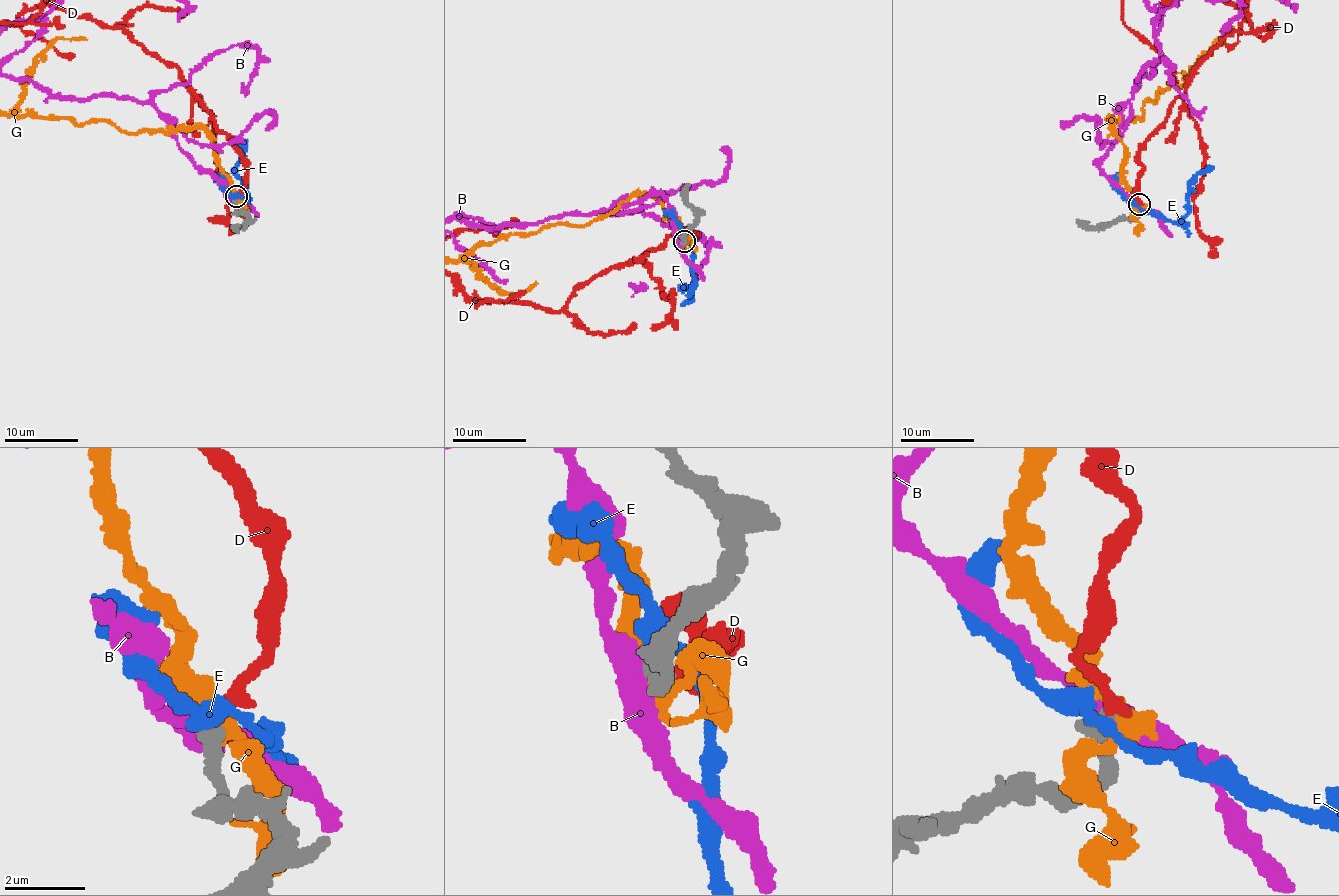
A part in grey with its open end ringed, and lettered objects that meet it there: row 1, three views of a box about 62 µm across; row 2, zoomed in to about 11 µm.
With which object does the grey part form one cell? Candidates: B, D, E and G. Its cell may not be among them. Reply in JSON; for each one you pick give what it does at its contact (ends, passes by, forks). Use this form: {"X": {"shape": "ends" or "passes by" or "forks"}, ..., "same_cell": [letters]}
{"D": {"shape": "ends"}, "same_cell": ["D"]}

